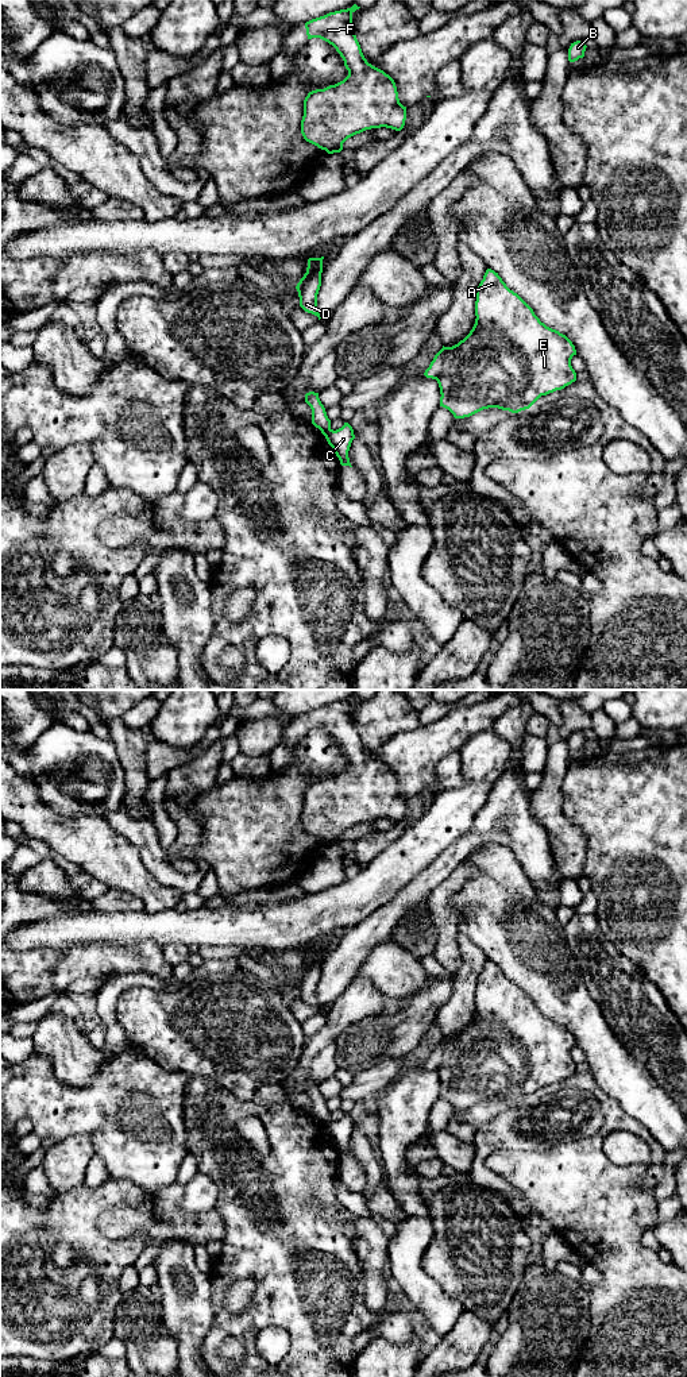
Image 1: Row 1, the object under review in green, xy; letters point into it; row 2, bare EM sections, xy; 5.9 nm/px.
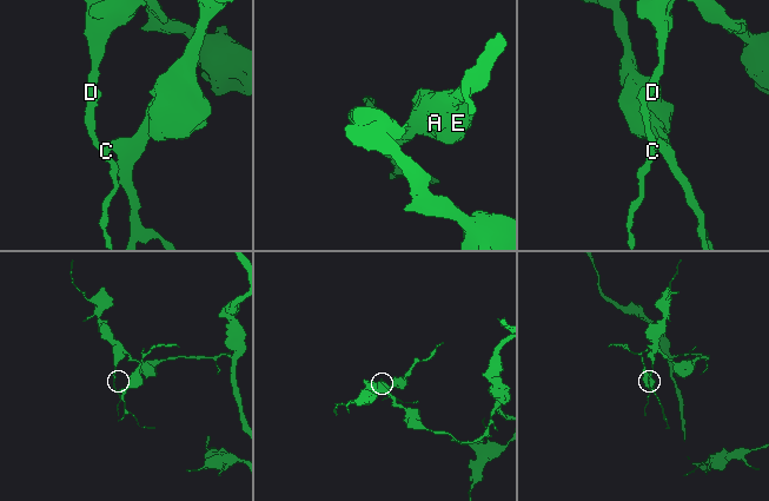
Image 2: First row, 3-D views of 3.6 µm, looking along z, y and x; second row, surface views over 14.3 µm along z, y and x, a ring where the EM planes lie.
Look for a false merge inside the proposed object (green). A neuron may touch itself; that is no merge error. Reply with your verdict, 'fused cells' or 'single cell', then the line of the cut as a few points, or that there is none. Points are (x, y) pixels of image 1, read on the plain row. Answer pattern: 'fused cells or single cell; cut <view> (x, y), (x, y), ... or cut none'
fused cells; cut xy (331, 1121), (324, 1126)

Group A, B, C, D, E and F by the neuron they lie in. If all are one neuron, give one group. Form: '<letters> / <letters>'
A B C E / D F

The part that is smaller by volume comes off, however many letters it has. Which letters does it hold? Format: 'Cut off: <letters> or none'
Cut off: A, B, C, E

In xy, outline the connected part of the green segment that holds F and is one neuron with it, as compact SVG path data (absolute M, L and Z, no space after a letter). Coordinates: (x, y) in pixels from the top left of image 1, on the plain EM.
M354 695L351 699L329 703L305 714L308 730L320 729L332 736L348 761L343 772L312 782L304 791L301 825L306 833L328 845L340 844L348 829L366 821L386 818L401 822L406 811L406 798L400 794L394 771L368 755L362 744L352 720L352 705L359 699Z

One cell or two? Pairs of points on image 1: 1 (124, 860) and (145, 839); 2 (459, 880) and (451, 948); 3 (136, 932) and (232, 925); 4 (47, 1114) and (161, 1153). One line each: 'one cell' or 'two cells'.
1: two cells
2: one cell
3: one cell
4: one cell

